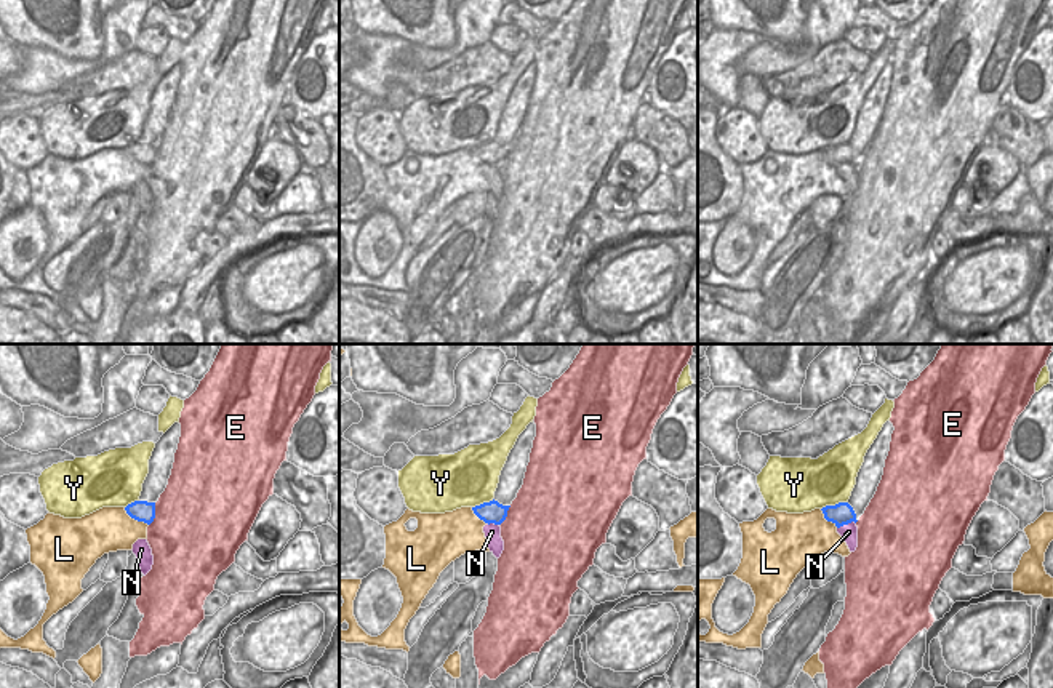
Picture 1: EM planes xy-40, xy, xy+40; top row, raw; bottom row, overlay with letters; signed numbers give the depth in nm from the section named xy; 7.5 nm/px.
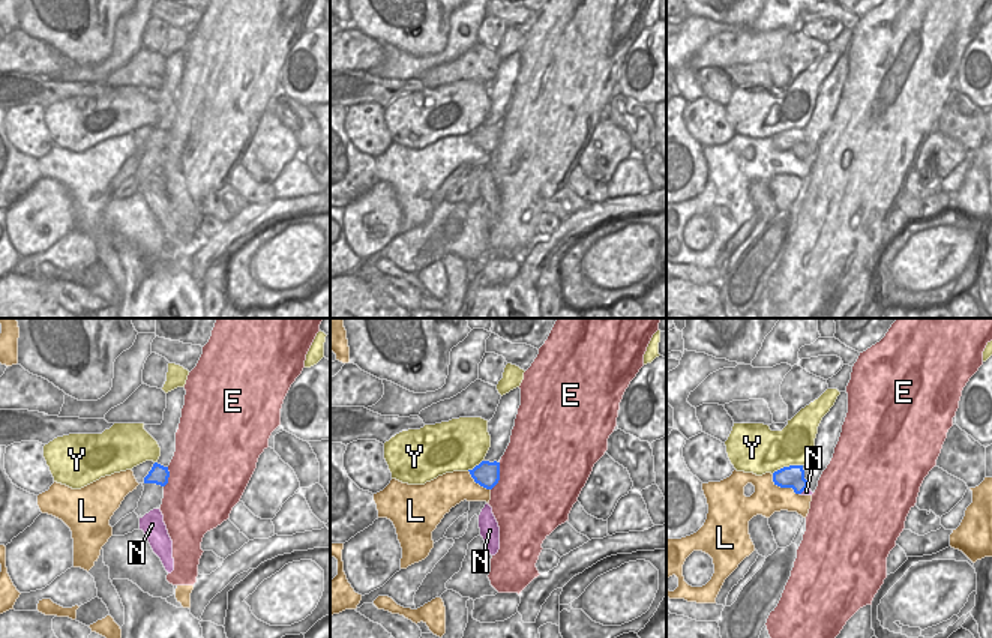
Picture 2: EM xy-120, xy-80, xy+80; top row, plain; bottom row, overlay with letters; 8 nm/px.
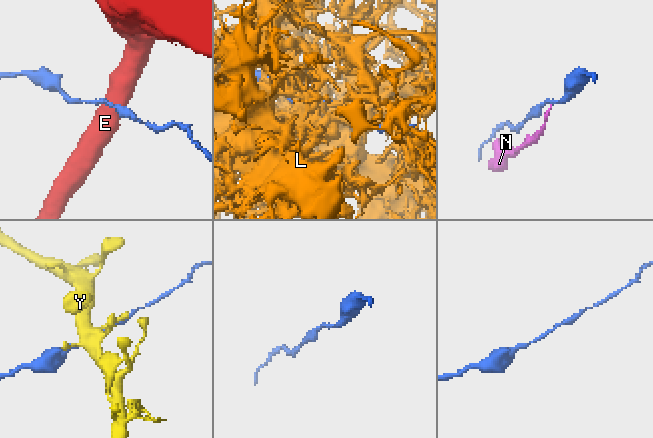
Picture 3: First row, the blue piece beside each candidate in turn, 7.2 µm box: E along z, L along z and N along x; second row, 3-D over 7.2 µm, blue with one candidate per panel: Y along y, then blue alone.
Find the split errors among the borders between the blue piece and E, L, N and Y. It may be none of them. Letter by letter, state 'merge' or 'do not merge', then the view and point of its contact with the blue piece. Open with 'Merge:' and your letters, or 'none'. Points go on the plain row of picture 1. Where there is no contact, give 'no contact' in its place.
Merge: none
E: do not merge; contact xy-40 (154, 156)
L: do not merge; contact xy-40 (135, 160)
N: do not merge; contact xy+40 (845, 165)
Y: do not merge; contact xy+40 (836, 146)

